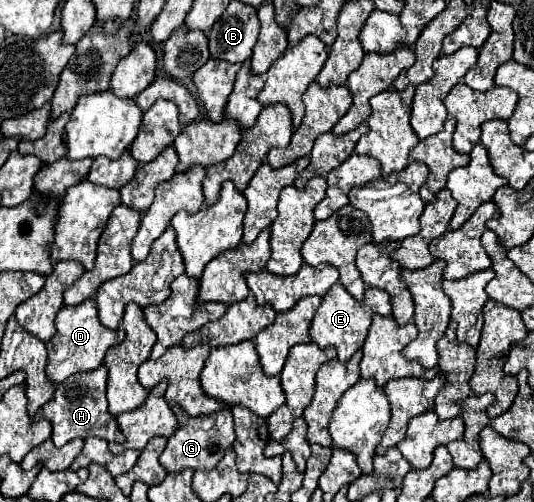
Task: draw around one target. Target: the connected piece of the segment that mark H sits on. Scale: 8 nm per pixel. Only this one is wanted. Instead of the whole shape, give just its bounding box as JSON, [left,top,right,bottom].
[31,365,123,447]

